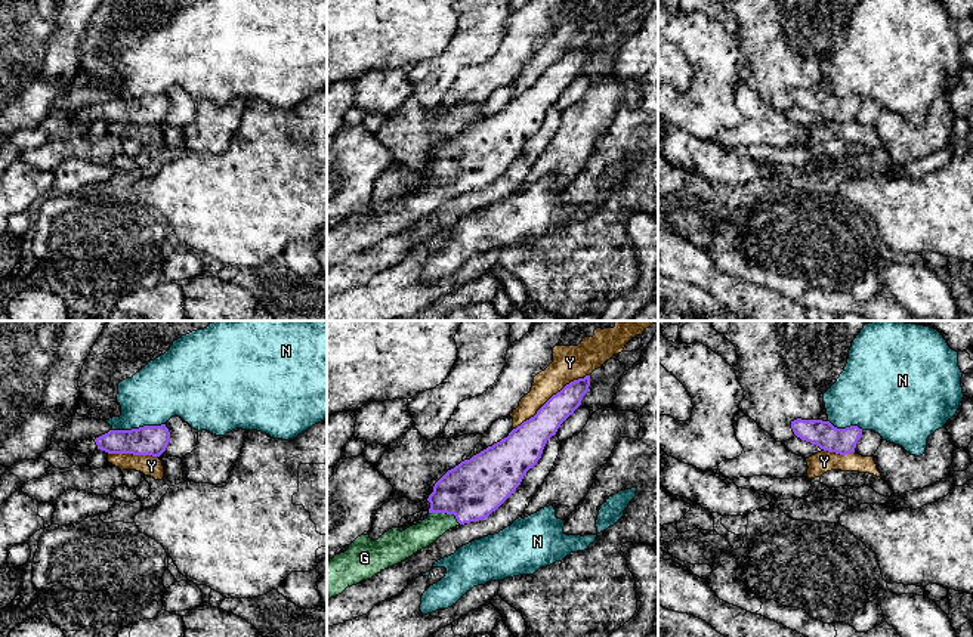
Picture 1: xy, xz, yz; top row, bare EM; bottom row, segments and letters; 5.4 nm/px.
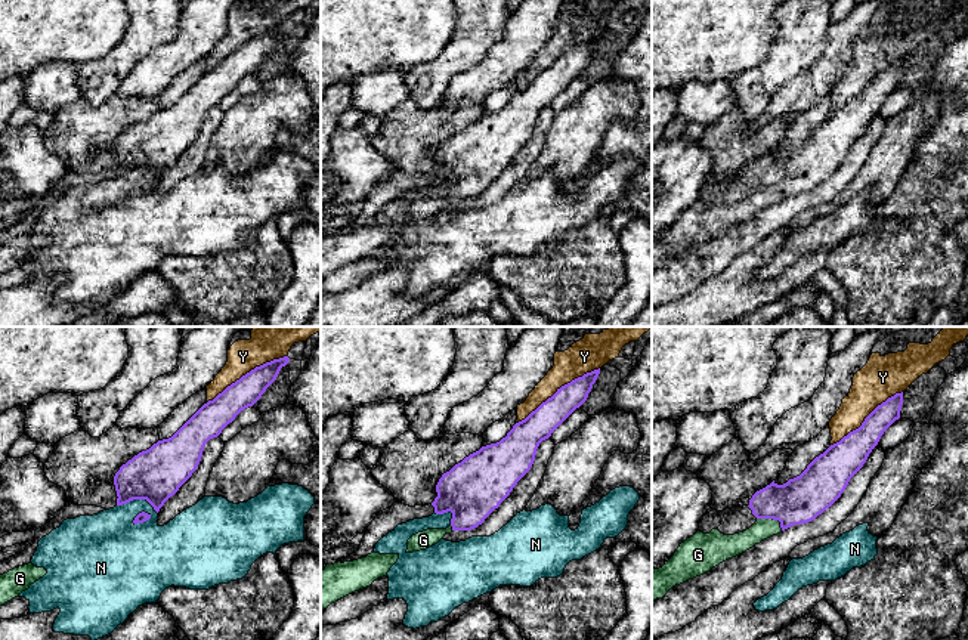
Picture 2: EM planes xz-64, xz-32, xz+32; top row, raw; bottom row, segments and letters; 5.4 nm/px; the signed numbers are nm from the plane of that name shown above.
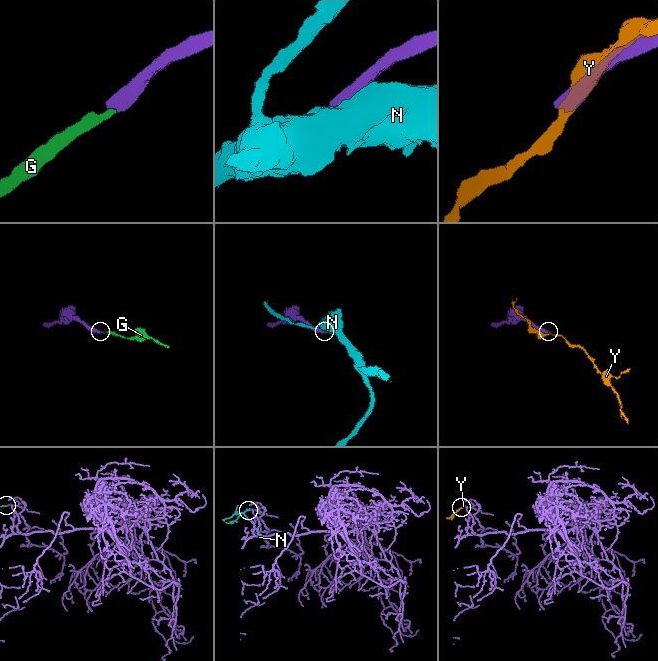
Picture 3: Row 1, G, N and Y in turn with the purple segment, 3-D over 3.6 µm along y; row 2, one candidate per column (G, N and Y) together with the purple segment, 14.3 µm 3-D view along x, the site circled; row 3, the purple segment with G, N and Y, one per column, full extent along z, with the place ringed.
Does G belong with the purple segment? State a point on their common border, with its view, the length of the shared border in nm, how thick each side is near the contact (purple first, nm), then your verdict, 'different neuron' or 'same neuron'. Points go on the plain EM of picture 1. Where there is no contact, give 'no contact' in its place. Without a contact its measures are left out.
xz (445, 181) | 190 nm | 320/140 nm | same neuron

